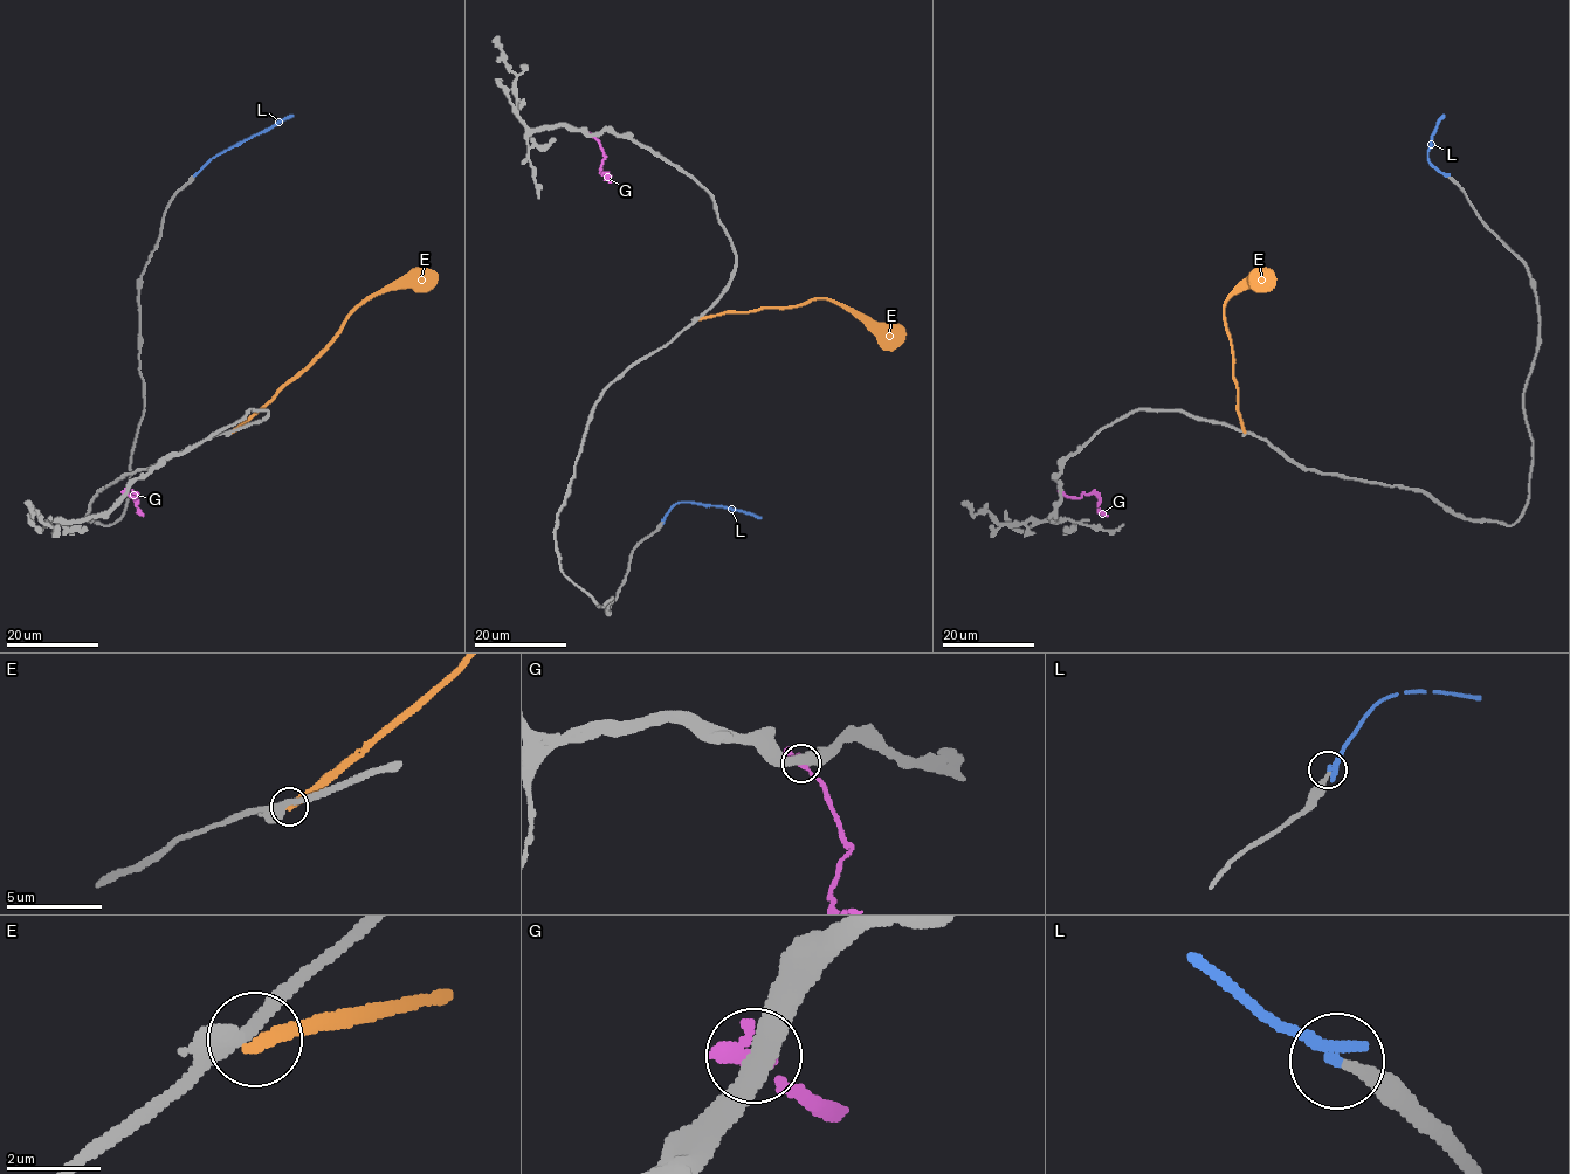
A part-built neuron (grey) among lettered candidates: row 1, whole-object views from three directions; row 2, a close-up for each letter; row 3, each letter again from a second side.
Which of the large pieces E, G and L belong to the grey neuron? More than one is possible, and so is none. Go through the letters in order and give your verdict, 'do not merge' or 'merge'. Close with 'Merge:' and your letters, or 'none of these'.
E: do not merge
G: do not merge
L: merge
Merge: L

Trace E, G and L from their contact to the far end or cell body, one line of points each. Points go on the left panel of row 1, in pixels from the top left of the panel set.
E: (232, 432), (295, 377), (359, 305), (388, 288), (420, 282), (436, 275)
G: (125, 491), (131, 497), (137, 492), (132, 492), (143, 516)
L: (193, 177), (212, 158), (293, 115)

